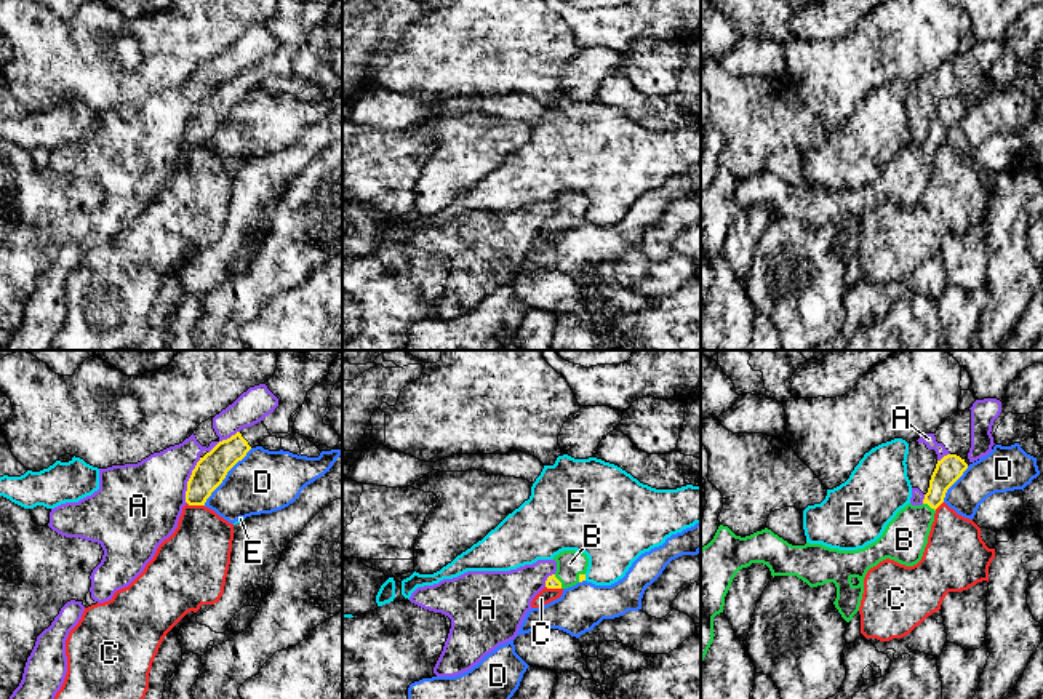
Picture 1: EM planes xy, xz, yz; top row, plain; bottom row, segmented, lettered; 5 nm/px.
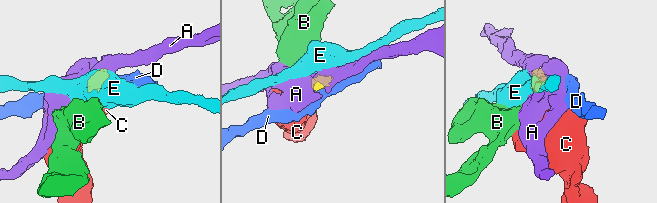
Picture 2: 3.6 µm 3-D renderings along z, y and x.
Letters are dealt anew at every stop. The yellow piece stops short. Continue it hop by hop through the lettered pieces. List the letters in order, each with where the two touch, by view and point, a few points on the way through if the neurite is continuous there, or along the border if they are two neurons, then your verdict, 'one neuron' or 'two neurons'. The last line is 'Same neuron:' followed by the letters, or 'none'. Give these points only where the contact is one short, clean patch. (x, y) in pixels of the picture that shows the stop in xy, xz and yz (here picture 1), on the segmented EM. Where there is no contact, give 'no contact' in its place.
A: contact xy (189, 480); two neurons
B: contact xz (559, 581); way xz (552, 583), (559, 581), (570, 570), (570, 563); one neuron
C: contact xy (195, 504); border xy (187, 503), (203, 506); two neurons
D: contact xy (224, 477); border xy (251, 448), (227, 472), (203, 504); two neurons
E: contact xz (584, 578); border xz (584, 575), (586, 579); two neurons
Same neuron: B

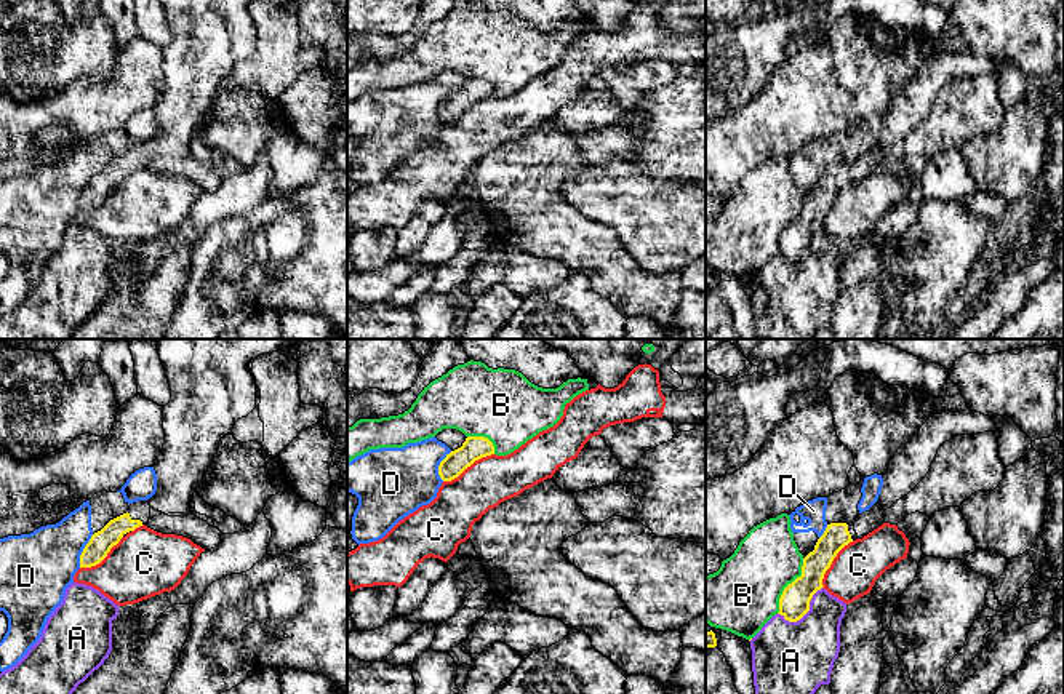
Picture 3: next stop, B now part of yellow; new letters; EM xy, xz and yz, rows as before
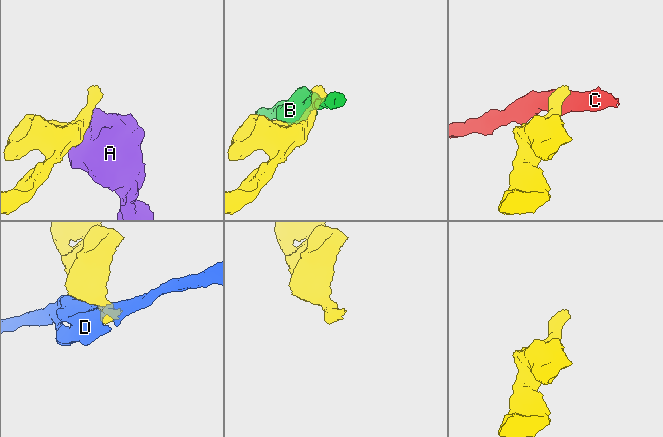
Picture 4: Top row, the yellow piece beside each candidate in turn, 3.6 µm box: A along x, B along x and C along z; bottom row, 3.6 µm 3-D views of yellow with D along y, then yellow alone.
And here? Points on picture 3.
A: contact yz (804, 614); two neurons
B: contact yz (788, 586); two neurons
C: contact xz (468, 466); border xz (493, 453), (476, 459), (456, 477), (444, 482); two neurons
D: contact xy (84, 550); two neurons
Same neuron: none

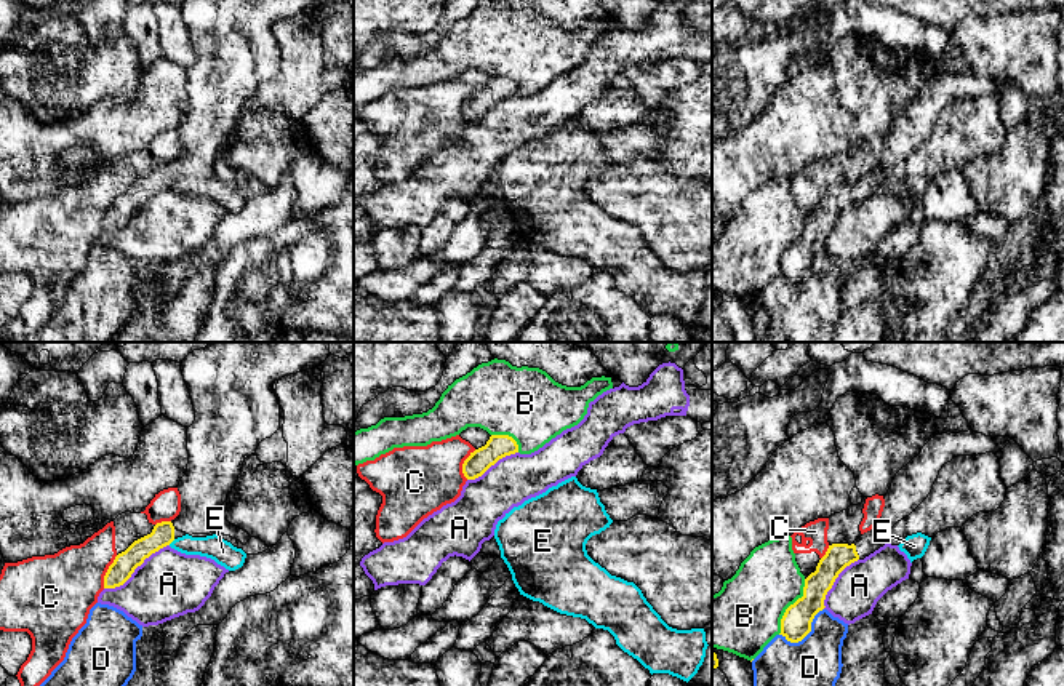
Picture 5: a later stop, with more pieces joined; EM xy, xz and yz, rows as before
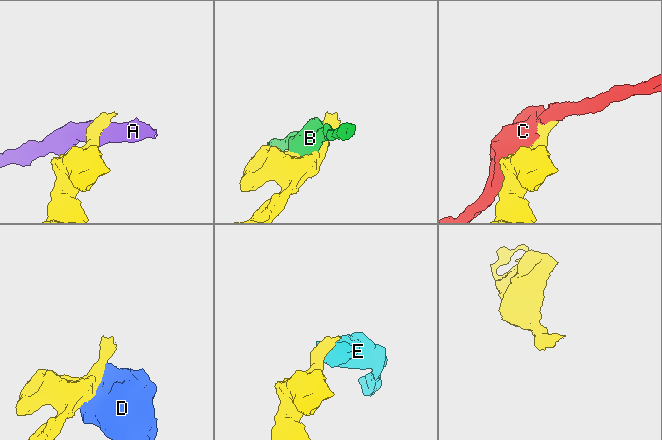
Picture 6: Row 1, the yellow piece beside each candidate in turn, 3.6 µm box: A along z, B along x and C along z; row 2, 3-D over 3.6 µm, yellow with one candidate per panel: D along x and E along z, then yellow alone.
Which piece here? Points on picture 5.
A: contact xy (135, 568); border xy (168, 544), (152, 552), (122, 584), (104, 589); two neurons
B: contact yz (789, 606); two neurons
C: contact xy (108, 571); two neurons
D: contact yz (805, 635); two neurons
E: contact xy (172, 541); border xy (175, 539), (168, 544); two neurons
Same neuron: none

